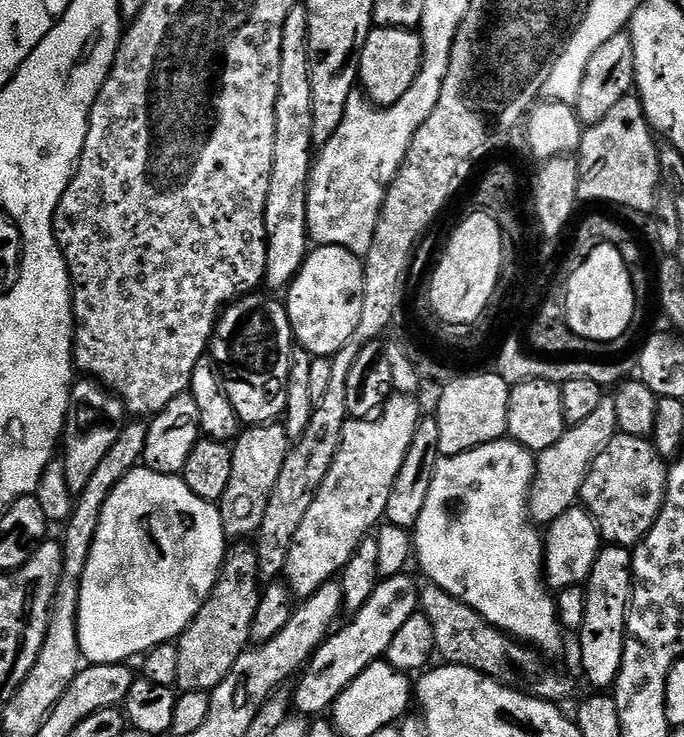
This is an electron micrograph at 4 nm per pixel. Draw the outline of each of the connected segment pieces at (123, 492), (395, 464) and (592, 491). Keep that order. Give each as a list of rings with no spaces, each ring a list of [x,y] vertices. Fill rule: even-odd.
[[[137,466],[128,472],[116,486],[110,490],[106,502],[102,506],[102,514],[98,522],[98,530],[94,534],[94,542],[90,546],[90,554],[86,558],[86,566],[82,570],[80,579],[78,602],[78,638],[81,657],[91,664],[118,664],[131,660],[130,658],[146,654],[150,649],[160,644],[175,641],[190,626],[190,622],[202,610],[206,598],[214,590],[220,577],[220,568],[224,564],[226,555],[226,537],[219,507],[213,501],[198,498],[190,486],[179,475],[167,476],[158,474],[154,470]]]
[[[393,394],[385,400],[379,412],[367,418],[349,418],[344,424],[332,465],[324,481],[318,486],[316,497],[310,502],[310,510],[306,510],[306,518],[302,518],[302,526],[298,526],[298,534],[294,534],[294,542],[288,547],[282,580],[297,601],[309,600],[323,584],[343,573],[356,552],[356,547],[369,535],[370,530],[384,520],[386,502],[390,502],[394,478],[398,478],[398,470],[402,470],[406,450],[410,450],[414,430],[422,419],[422,411],[412,400],[415,399],[408,394]]]
[[[620,432],[598,458],[594,458],[582,482],[578,500],[592,515],[605,545],[616,544],[631,550],[654,526],[664,505],[667,485],[665,457],[652,445],[651,439]]]

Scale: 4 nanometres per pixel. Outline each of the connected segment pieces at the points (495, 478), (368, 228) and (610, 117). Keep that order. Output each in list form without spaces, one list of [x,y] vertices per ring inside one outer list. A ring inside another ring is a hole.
[[[511,438],[495,440],[486,446],[478,446],[469,452],[463,452],[457,456],[445,456],[437,459],[436,469],[430,482],[430,490],[426,493],[426,504],[422,506],[422,514],[418,514],[418,522],[414,529],[414,560],[420,563],[420,568],[429,576],[431,583],[450,594],[456,600],[461,600],[466,606],[470,606],[488,624],[493,624],[501,632],[508,636],[514,636],[517,640],[531,646],[533,649],[544,652],[560,652],[564,648],[565,633],[560,626],[560,620],[556,617],[556,602],[544,579],[544,541],[541,533],[536,533],[533,521],[528,515],[528,491],[532,488],[532,479],[536,476],[536,461],[533,453],[517,444]]]
[[[440,28],[440,32],[436,32],[436,88],[432,88],[432,84],[424,84],[424,88],[416,88],[416,92],[406,90],[398,102],[387,106],[374,106],[363,94],[354,94],[346,102],[342,126],[338,126],[334,136],[319,149],[312,162],[312,172],[308,175],[305,216],[308,219],[308,239],[313,245],[342,246],[361,258],[368,253],[388,187],[406,158],[406,150],[410,150],[414,134],[418,134],[418,126],[430,118],[438,102],[438,94],[442,94],[442,78],[446,78],[446,66],[450,66],[453,38],[452,28]]]
[[[630,94],[626,98],[622,98],[622,102],[615,103],[615,105],[607,111],[606,116],[602,118],[600,122],[594,122],[583,129],[578,149],[578,163],[580,166],[580,173],[578,174],[578,194],[580,195],[581,201],[605,200],[608,204],[621,204],[622,207],[633,208],[636,212],[651,213],[653,209],[655,209],[656,201],[658,199],[658,191],[656,192],[656,187],[661,187],[662,184],[660,167],[658,166],[658,140],[652,131],[652,125],[649,124],[648,119],[646,118],[639,95]]]

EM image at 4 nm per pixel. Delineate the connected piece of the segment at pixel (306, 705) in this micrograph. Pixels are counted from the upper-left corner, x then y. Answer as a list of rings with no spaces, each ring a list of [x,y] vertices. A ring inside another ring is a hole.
[[[408,574],[381,579],[374,594],[370,594],[366,606],[362,606],[362,610],[354,613],[352,621],[345,628],[337,627],[313,652],[312,659],[295,681],[295,711],[297,708],[298,711],[305,712],[300,714],[308,718],[316,718],[327,713],[332,703],[342,694],[342,690],[346,690],[346,686],[350,686],[350,682],[354,682],[354,678],[358,678],[358,674],[366,670],[366,666],[370,666],[387,653],[394,634],[398,634],[398,629],[406,623],[406,618],[416,613],[419,603],[418,584],[415,584]]]

